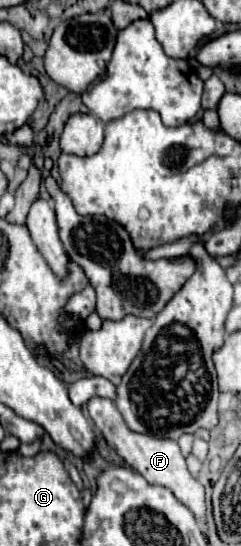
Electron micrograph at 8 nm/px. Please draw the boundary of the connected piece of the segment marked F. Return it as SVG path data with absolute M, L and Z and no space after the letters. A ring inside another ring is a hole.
M94 396L88 400L86 404L90 418L94 420L96 428L102 432L102 436L106 438L106 442L118 452L118 456L130 466L134 468L138 474L142 474L150 484L162 484L168 490L172 490L176 494L176 498L180 498L180 502L184 502L184 506L188 506L192 510L192 514L196 516L196 520L204 520L204 512L206 512L206 502L204 502L204 486L200 486L200 482L188 472L184 456L178 448L178 444L170 438L156 438L152 434L140 434L134 432L126 426L122 414L118 412L116 404L108 398L100 398Z

